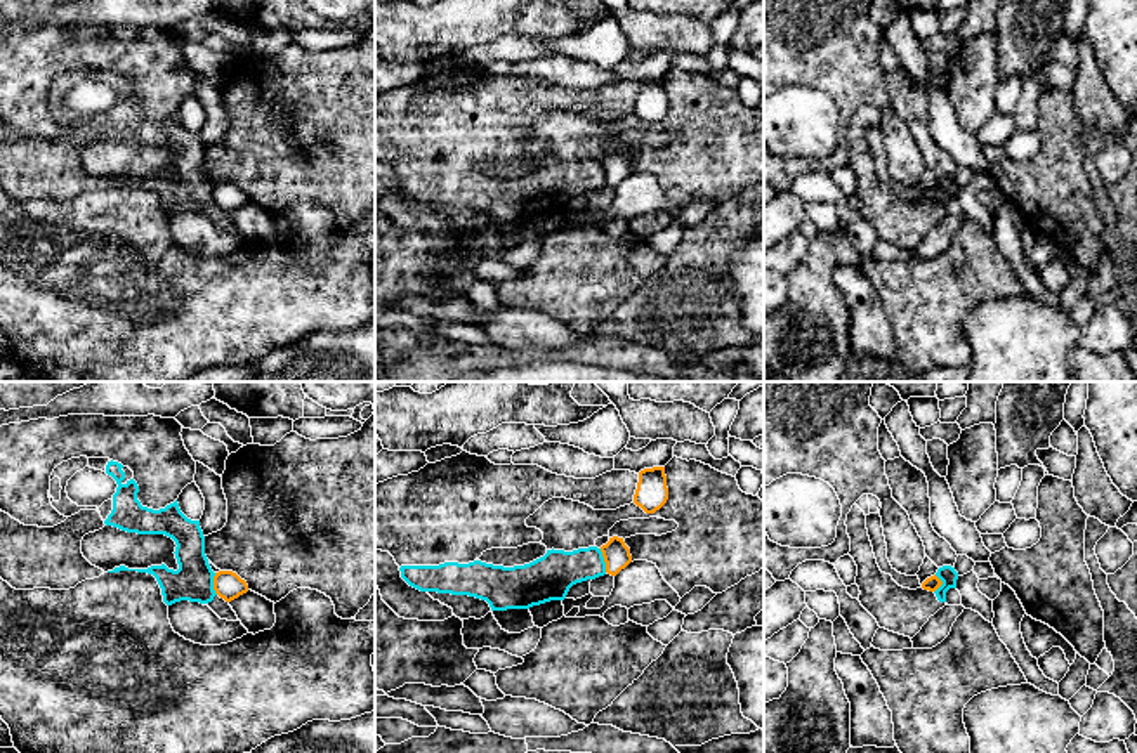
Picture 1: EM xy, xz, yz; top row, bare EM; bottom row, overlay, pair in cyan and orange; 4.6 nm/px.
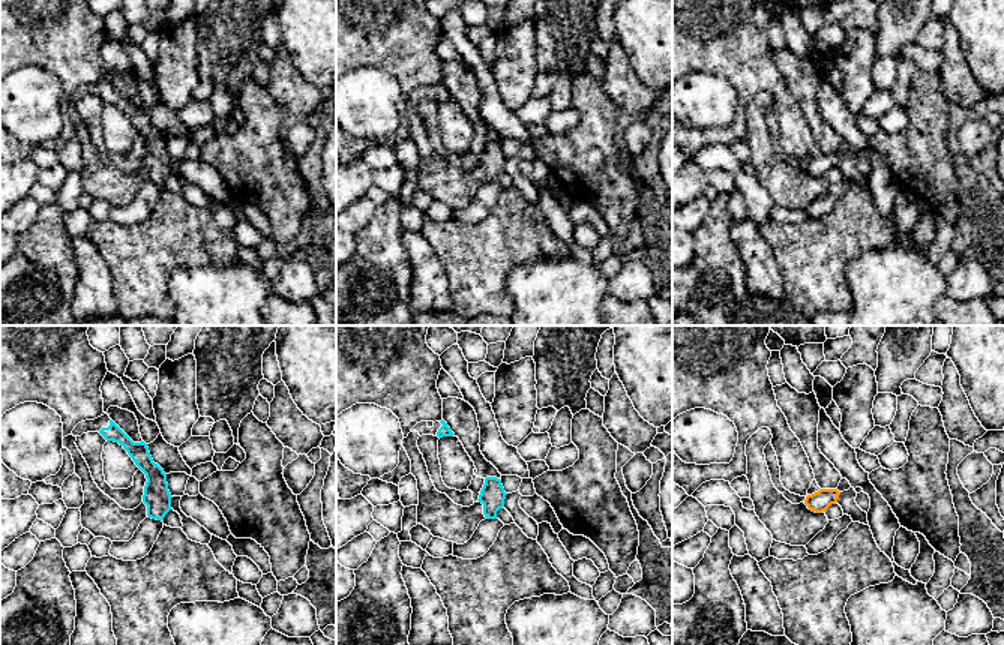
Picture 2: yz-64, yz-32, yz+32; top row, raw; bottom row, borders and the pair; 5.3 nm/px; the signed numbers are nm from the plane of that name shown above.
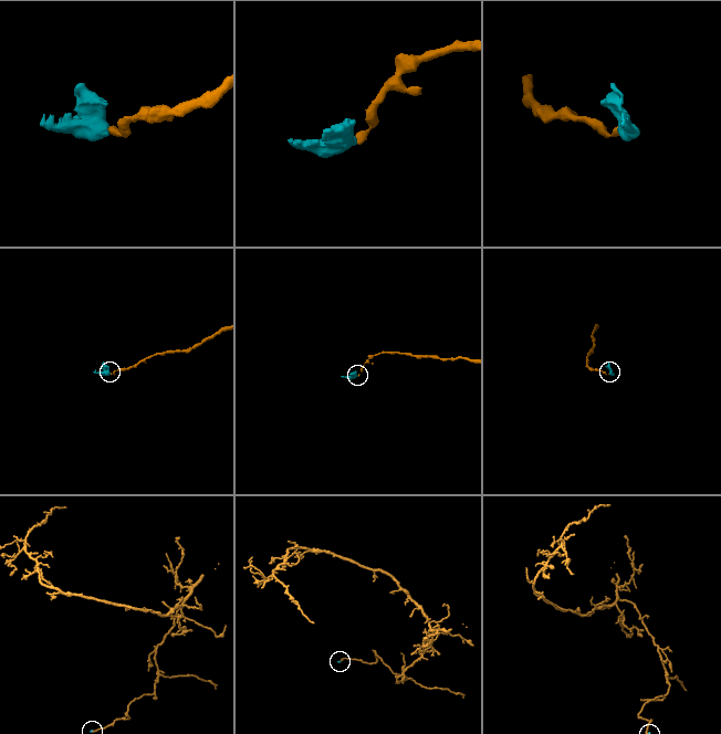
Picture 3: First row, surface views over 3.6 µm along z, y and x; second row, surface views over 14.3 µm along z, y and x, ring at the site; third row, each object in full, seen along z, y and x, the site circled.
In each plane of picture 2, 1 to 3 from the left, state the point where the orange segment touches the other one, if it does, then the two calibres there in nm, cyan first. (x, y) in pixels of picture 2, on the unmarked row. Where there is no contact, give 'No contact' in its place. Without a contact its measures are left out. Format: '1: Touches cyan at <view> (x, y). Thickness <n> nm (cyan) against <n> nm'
1: No contact
2: No contact
3: No contact

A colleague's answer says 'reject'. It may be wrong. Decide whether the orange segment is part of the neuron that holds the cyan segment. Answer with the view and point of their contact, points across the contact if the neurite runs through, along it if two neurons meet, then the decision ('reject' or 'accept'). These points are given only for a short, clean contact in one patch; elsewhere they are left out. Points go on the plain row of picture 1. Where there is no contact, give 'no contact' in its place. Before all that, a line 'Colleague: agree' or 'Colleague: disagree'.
Colleague: agree
meets cyan in xz at (603, 172); border along xz (599, 160), (606, 183); reject

